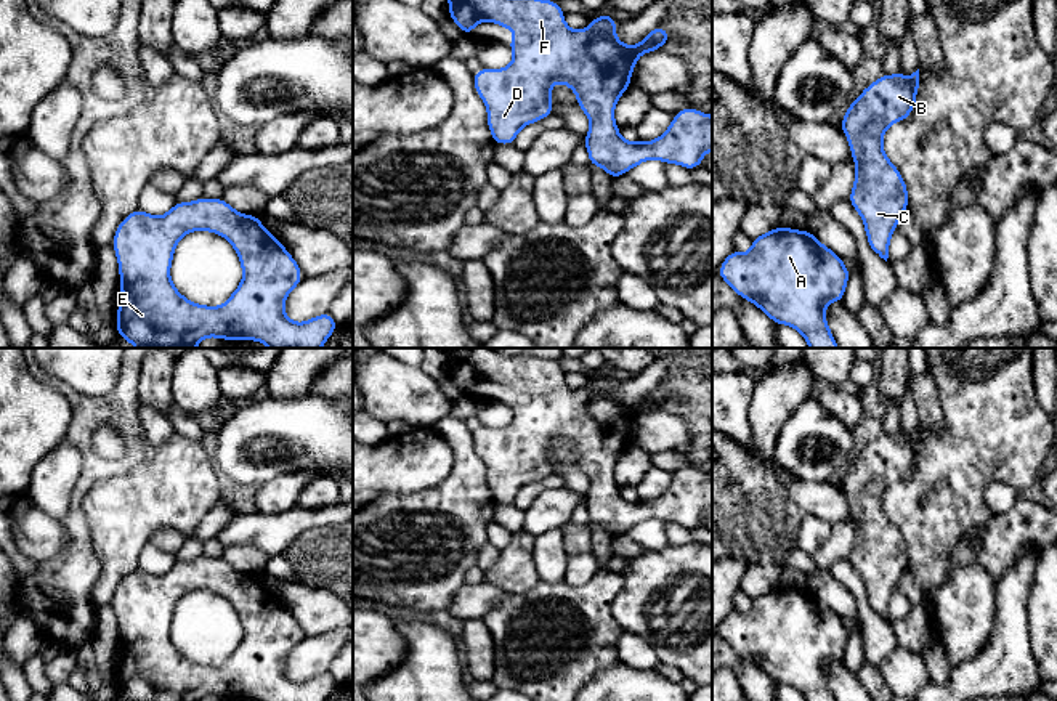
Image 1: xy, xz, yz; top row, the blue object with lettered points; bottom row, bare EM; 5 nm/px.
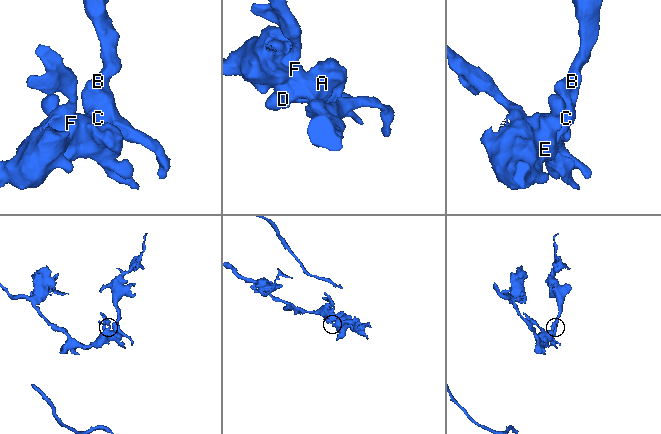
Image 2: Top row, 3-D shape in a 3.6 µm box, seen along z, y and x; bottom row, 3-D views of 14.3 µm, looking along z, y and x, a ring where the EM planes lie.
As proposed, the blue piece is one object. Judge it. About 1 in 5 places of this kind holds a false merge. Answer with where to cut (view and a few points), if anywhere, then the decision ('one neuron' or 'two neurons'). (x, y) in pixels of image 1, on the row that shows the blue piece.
cut none; one neuron

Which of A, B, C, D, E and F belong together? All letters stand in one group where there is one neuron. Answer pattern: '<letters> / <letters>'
A B C D E F

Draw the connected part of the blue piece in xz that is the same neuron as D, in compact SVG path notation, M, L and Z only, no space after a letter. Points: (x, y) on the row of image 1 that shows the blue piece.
M449 0L449 18L464 30L465 37L473 34L476 22L496 22L516 34L515 40L505 45L513 51L513 61L504 69L478 69L473 74L475 91L488 109L488 128L496 144L515 144L518 132L529 124L539 122L553 114L550 90L555 82L569 87L577 98L577 106L590 119L590 130L584 135L584 144L589 152L589 165L601 167L609 178L622 176L630 168L645 160L656 159L664 164L677 164L688 170L703 165L703 156L712 151L712 115L695 107L685 107L674 114L669 128L653 141L624 141L619 127L614 122L614 106L621 95L632 85L630 77L635 61L650 51L661 50L670 40L669 32L658 26L638 45L622 45L614 30L618 21L609 14L600 14L590 19L589 27L573 30L565 22L565 13L555 0Z

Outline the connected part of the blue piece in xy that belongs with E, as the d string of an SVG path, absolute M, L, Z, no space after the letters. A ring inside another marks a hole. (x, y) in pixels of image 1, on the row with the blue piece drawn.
M196 199L176 202L165 215L154 217L140 209L125 217L114 234L112 247L119 261L122 298L117 308L117 335L136 348L196 348L207 337L223 340L255 340L268 348L321 348L338 327L330 313L314 316L305 322L292 322L284 311L287 295L300 284L303 274L295 258L260 221L260 217L234 210L225 199ZM192 231L210 231L223 236L236 250L242 281L221 306L205 306L183 297L172 284L170 266L180 239Z

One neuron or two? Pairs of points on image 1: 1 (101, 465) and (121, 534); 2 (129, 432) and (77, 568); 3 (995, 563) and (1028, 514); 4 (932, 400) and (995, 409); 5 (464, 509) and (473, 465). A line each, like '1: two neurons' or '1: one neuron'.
1: two neurons
2: one neuron
3: one neuron
4: two neurons
5: one neuron

